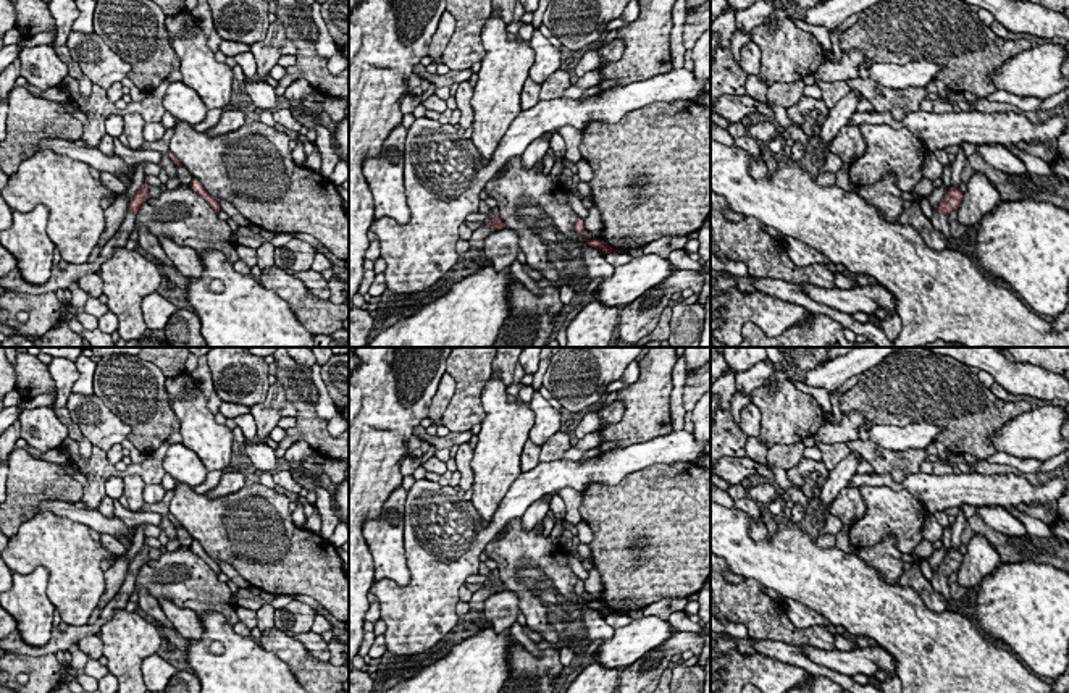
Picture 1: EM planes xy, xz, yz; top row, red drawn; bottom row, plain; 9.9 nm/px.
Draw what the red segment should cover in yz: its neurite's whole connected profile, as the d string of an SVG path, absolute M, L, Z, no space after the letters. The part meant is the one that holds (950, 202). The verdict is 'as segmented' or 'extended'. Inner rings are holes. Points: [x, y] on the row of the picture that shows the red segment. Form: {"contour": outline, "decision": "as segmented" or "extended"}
{"contour": "M951 186L938 204L937 210L932 213L932 225L950 241L950 223L948 215L959 208L962 200L962 192Z", "decision": "extended"}

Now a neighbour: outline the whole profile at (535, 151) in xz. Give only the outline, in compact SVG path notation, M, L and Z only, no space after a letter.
M538 137L531 144L528 144L525 152L520 155L523 168L528 170L534 166L539 160L543 160L549 147L549 139L544 137Z

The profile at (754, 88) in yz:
M748 76L744 82L746 95L756 99L757 102L769 103L767 86L759 79L759 76Z

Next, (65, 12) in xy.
M50 0L48 11L57 24L57 39L52 45L66 45L66 39L71 32L73 23L79 16L79 10L74 0Z

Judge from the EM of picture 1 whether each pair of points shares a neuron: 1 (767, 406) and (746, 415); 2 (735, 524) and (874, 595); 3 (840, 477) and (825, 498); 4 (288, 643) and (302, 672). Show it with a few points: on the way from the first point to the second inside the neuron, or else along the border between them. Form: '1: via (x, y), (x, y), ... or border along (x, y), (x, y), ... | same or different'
1: border along (751, 401), (759, 411), (758, 436) | different
2: via (762, 561), (790, 562), (811, 575), (837, 583) | same
3: via (835, 482), (829, 493) | same
4: via (289, 650), (302, 666) | same

